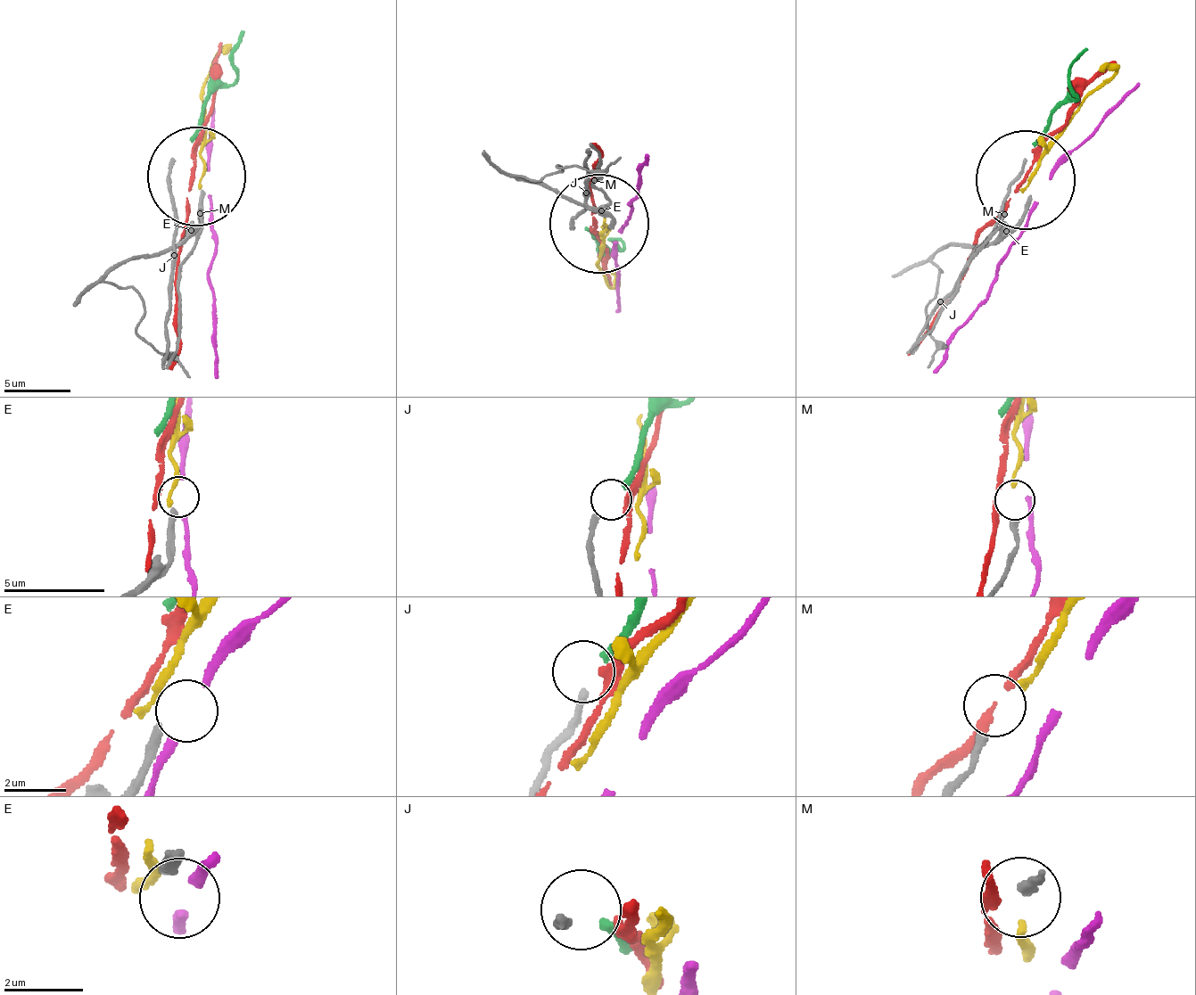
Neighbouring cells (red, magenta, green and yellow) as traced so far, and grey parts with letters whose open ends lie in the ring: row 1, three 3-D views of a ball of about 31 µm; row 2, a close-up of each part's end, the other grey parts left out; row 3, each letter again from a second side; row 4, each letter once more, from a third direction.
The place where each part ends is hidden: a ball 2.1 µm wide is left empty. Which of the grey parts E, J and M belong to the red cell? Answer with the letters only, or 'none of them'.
none of them

